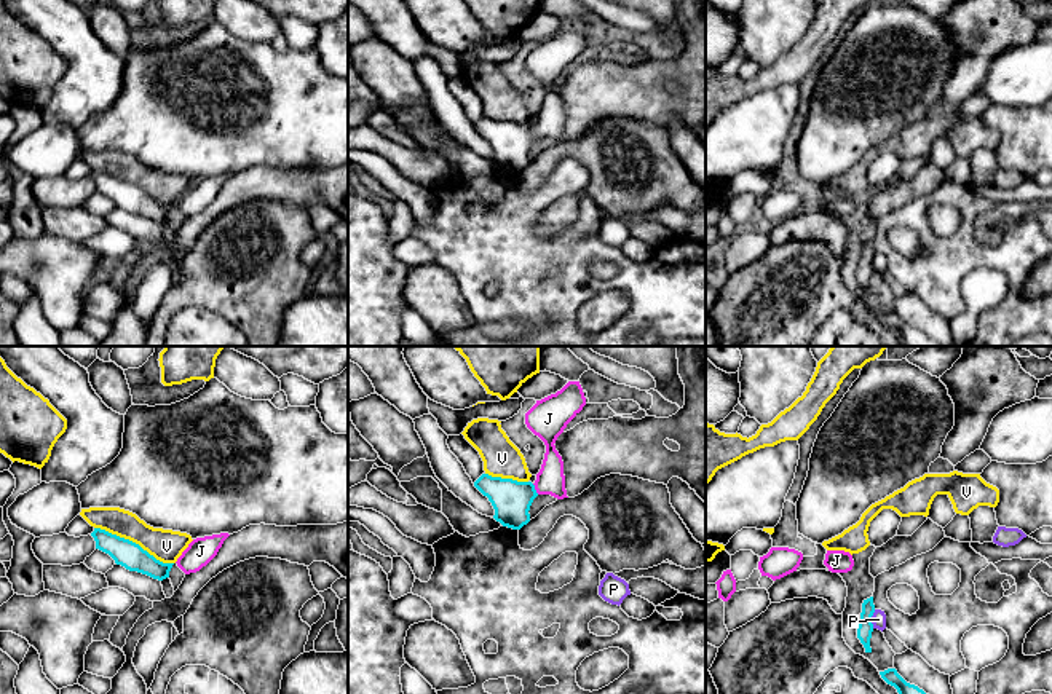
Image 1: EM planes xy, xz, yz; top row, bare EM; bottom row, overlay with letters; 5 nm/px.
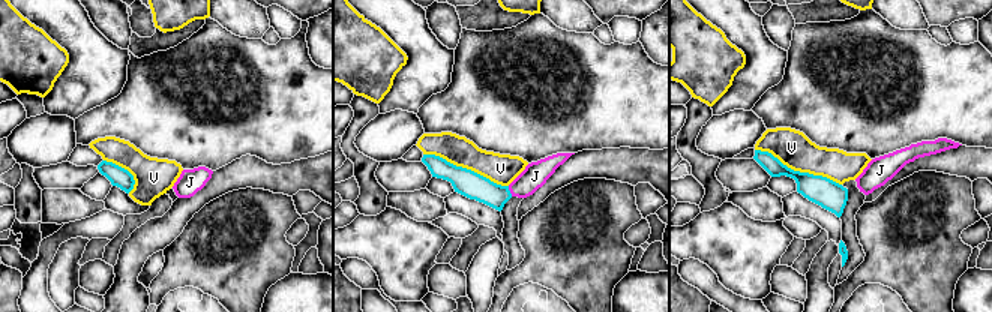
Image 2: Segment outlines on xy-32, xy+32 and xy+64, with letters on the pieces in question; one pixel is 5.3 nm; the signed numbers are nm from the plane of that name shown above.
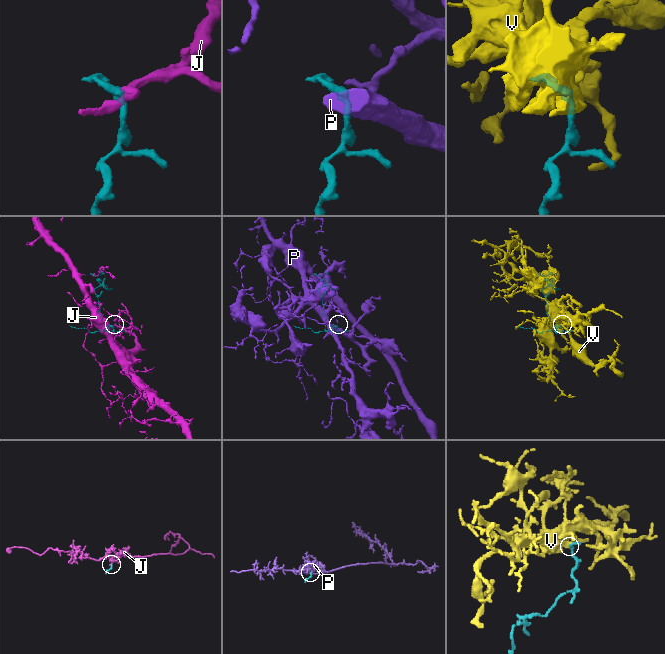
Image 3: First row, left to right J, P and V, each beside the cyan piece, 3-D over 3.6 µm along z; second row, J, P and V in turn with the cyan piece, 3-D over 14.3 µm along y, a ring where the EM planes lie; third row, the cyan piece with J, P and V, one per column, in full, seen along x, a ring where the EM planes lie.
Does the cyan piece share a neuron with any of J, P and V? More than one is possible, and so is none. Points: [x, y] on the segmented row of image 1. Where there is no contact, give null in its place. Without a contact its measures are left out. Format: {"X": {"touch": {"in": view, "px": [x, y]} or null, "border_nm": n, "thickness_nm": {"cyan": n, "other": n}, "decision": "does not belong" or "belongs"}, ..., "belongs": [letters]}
{"J": {"touch": {"in": "xz", "px": [533, 488]}, "border_nm": 70, "thickness_nm": {"cyan": 200, "other": 140}, "decision": "belongs"}, "P": {"touch": {"in": "yz", "px": [870, 619]}, "border_nm": 100, "thickness_nm": {"cyan": 80, "other": 80}, "decision": "does not belong"}, "V": {"touch": {"in": "xy", "px": [134, 543]}, "border_nm": 440, "thickness_nm": {"cyan": 140, "other": 160}, "decision": "does not belong"}, "belongs": ["J"]}

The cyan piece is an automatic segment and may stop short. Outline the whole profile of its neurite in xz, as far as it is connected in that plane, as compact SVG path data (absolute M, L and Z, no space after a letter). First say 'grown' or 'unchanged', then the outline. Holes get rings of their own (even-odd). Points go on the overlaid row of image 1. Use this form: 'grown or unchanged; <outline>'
grown; M568 381L556 394L536 400L525 413L527 428L546 445L544 459L533 483L488 474L482 474L474 482L474 487L492 503L493 519L503 526L520 530L527 525L530 506L538 495L551 495L557 499L568 498L564 461L554 444L584 405L586 397L579 381Z

